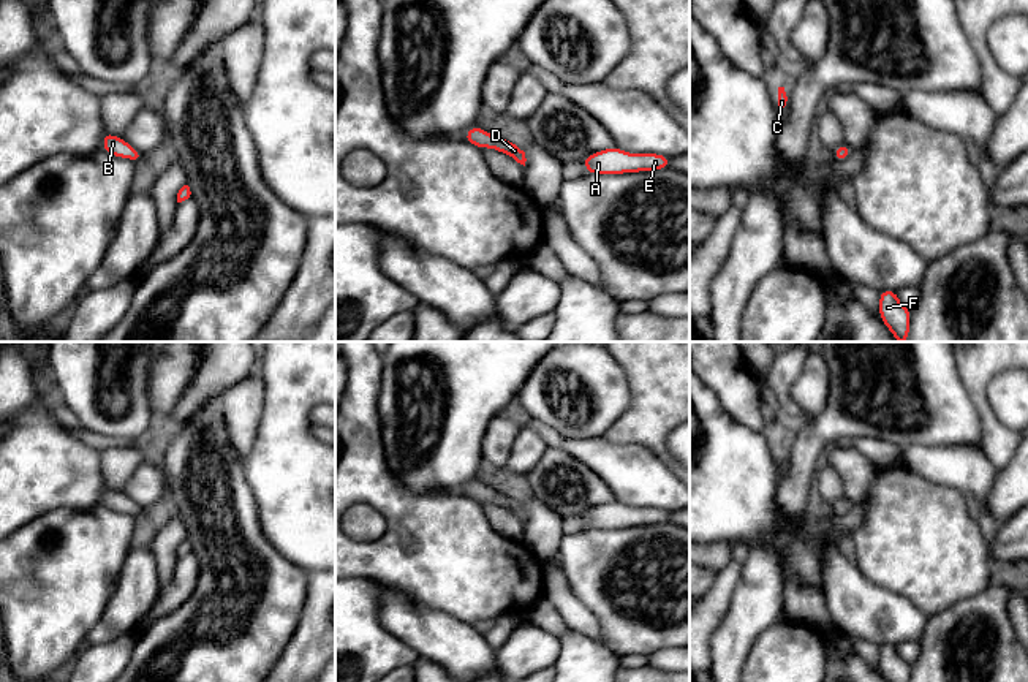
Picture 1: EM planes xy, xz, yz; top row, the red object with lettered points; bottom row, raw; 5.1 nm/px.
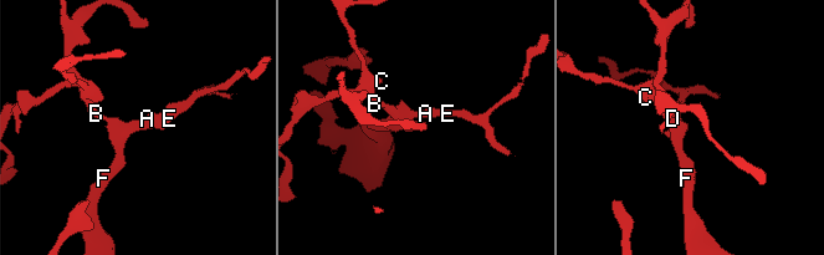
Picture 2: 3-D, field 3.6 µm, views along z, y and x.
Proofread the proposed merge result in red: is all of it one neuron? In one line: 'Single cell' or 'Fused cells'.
Single cell

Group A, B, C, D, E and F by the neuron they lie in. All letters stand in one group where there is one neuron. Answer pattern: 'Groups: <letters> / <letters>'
Groups: A B C D E F

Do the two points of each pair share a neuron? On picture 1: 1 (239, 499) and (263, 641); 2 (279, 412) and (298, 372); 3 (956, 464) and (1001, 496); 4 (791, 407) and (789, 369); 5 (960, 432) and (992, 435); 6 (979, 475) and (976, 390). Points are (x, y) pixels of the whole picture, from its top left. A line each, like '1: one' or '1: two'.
1: one
2: one
3: two
4: one
5: two
6: two

